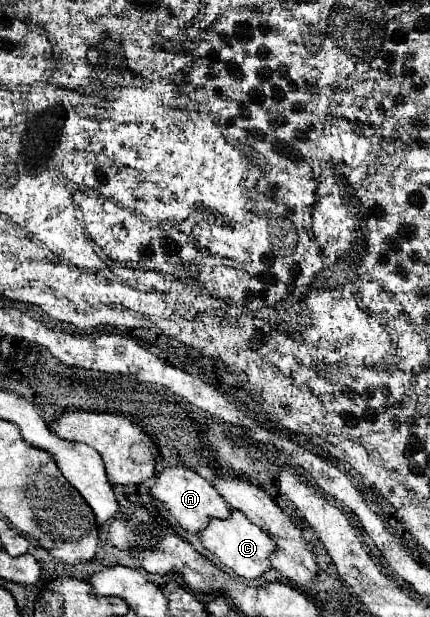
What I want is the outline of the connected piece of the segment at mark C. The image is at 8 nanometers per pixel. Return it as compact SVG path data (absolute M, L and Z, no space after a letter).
M232 510L228 518L212 518L206 528L198 532L202 546L212 552L224 566L236 572L236 576L244 580L252 580L262 576L270 568L270 550L274 548L274 542L266 532L262 532L256 524L252 524L240 510Z

